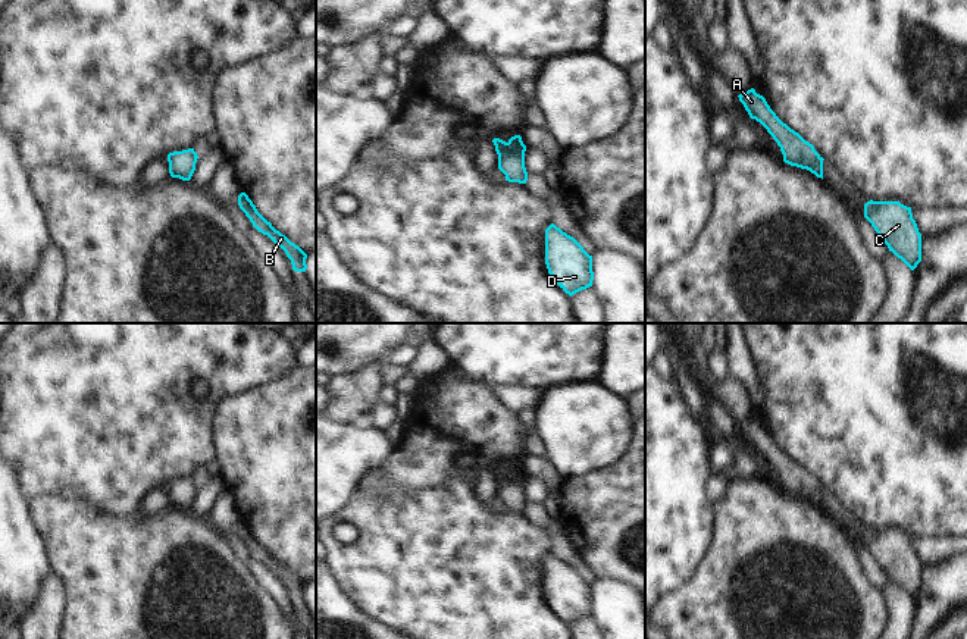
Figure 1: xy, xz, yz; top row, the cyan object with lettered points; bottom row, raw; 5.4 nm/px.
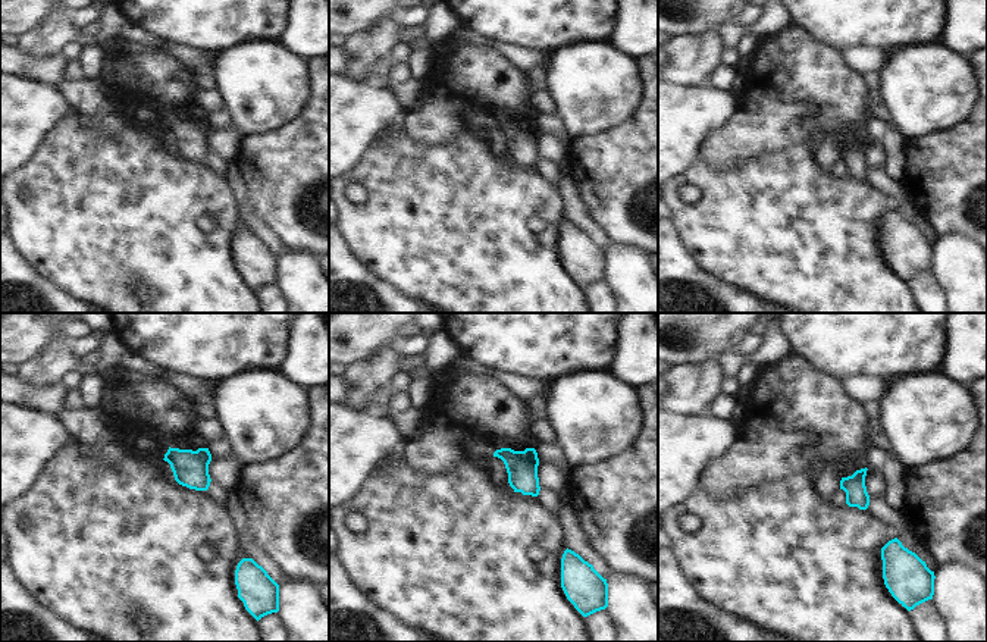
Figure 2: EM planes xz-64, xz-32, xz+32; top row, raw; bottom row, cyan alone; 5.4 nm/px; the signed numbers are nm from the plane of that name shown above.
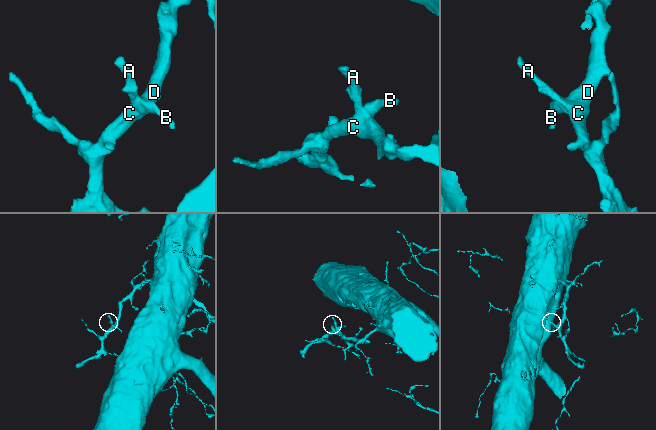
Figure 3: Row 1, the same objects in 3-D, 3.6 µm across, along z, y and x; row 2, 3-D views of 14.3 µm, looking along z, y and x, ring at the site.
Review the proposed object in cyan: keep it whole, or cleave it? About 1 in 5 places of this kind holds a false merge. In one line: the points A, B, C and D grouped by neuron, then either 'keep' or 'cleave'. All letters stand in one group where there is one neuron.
A B C D; keep

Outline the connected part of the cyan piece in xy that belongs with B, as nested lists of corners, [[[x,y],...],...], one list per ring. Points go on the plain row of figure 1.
[[[241,521],[238,524],[238,535],[259,561],[262,561],[263,564],[267,564],[276,574],[279,574],[285,580],[287,586],[291,589],[292,599],[306,601],[307,583],[298,574],[291,571],[285,564],[282,564],[279,560],[276,560],[272,555],[272,552],[267,551],[257,541],[256,535],[253,533],[253,530],[248,527],[248,524],[245,521]]]

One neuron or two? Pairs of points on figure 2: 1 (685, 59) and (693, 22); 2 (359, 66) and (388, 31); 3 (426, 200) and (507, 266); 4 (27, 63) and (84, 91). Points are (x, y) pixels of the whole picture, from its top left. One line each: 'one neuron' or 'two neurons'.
1: two neurons
2: one neuron
3: one neuron
4: one neuron

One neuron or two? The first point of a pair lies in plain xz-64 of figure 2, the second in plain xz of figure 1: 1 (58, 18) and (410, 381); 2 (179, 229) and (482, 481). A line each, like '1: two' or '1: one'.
1: two
2: two

